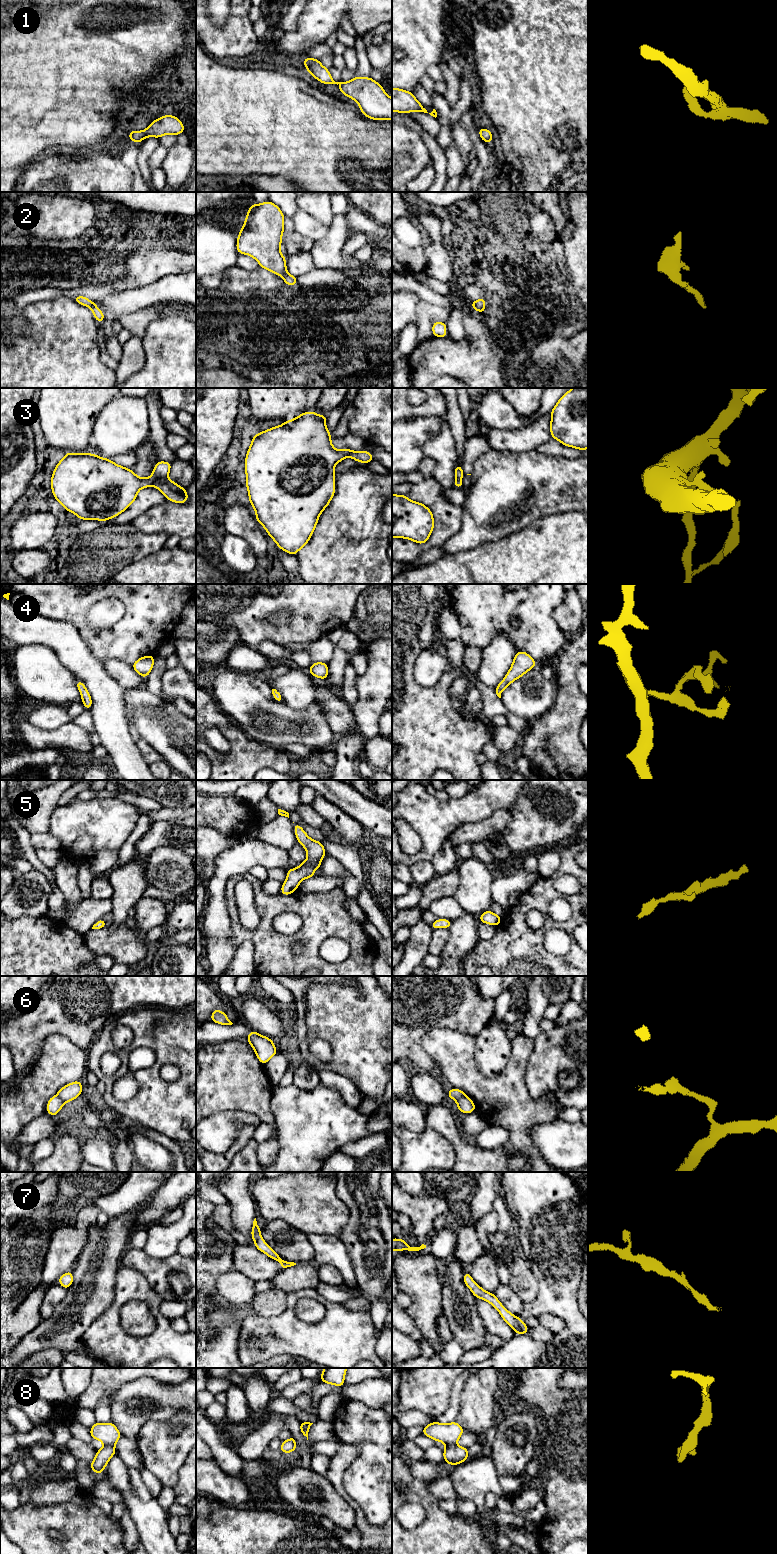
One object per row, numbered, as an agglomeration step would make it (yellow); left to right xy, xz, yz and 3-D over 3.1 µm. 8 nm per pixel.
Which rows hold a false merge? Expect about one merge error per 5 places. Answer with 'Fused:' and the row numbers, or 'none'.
Fused: 3, 8

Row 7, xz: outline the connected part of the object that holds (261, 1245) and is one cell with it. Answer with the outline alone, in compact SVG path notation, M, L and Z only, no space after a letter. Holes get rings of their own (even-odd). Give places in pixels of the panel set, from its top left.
M255 1218L253 1221L251 1237L254 1240L254 1245L259 1251L265 1253L268 1257L272 1258L273 1260L280 1262L282 1270L296 1265L296 1263L294 1262L287 1262L285 1260L282 1260L280 1256L272 1248L270 1248L269 1245L263 1240L260 1234L260 1230L261 1228L258 1226Z

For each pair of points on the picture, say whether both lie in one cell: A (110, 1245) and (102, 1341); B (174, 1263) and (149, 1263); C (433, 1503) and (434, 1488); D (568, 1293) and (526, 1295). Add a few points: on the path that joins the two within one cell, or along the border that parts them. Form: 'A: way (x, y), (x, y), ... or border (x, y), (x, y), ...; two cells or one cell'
A: border (114, 1289), (111, 1304), (88, 1327); two cells
B: way (168, 1264), (155, 1264); one cell
C: border (425, 1483), (428, 1490), (439, 1499); two cells
D: border (531, 1271), (537, 1282), (537, 1296), (523, 1304); two cells

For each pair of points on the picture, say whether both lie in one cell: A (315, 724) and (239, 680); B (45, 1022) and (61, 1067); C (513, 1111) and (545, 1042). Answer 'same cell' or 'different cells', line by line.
A: same cell
B: different cells
C: different cells

